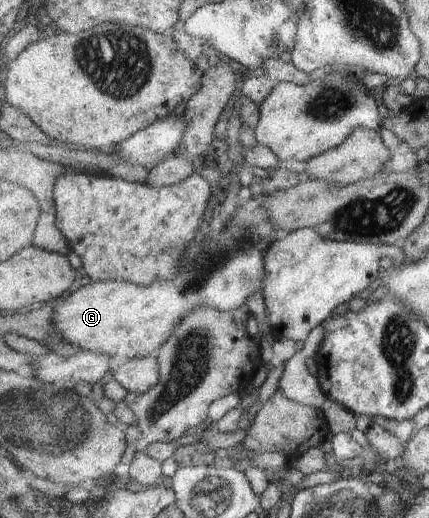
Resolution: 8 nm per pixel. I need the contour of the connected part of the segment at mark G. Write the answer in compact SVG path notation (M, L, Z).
M259 199L251 200L242 208L237 207L226 228L206 236L202 254L196 260L194 268L188 272L180 272L176 280L156 280L152 286L135 286L126 280L89 282L54 303L52 322L56 326L56 332L72 347L80 346L94 354L107 354L119 361L150 356L154 350L159 350L168 342L178 324L198 306L214 306L220 312L232 312L247 304L248 298L263 288L264 256L270 250L270 244L290 233L274 228L274 224L270 222L270 212L259 205Z

